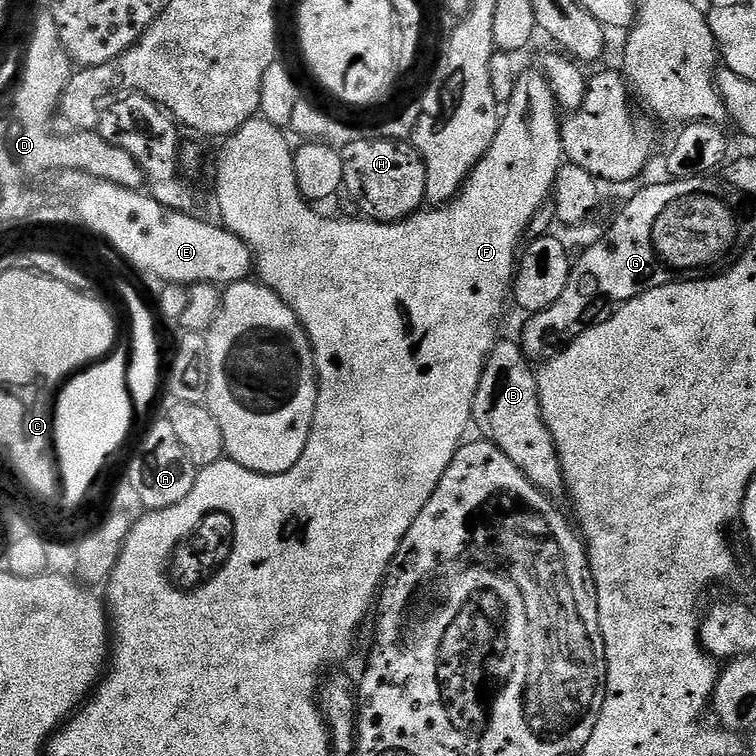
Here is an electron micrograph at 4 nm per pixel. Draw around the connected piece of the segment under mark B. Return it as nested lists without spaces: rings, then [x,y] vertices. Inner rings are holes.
[[[497,339],[474,394],[472,418],[475,431],[477,428],[483,439],[498,446],[498,450],[502,450],[502,454],[506,454],[506,458],[510,458],[510,462],[514,462],[514,466],[518,466],[518,470],[522,470],[522,474],[538,486],[538,490],[560,498],[566,492],[564,471],[556,443],[544,421],[536,373],[533,361],[529,360],[515,339]]]

